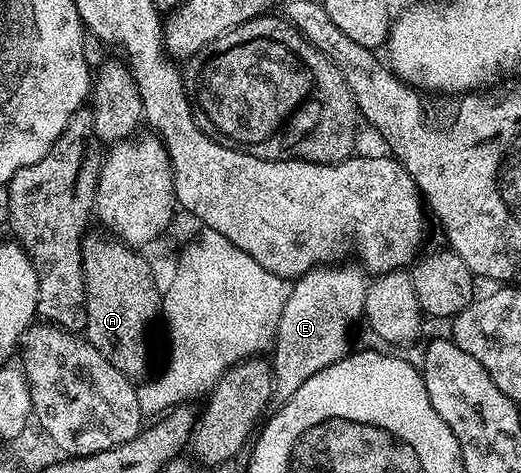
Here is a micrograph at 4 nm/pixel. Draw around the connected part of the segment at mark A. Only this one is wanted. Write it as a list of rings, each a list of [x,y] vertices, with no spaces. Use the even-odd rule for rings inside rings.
[[[85,234],[80,244],[88,318],[86,338],[89,343],[95,345],[98,353],[102,353],[102,357],[106,357],[106,361],[110,361],[110,365],[114,365],[114,369],[126,376],[137,377],[136,375],[142,374],[148,367],[148,334],[152,331],[152,322],[161,318],[162,291],[152,276],[151,262],[148,259],[144,260],[137,248],[121,243],[111,234],[103,234]]]

